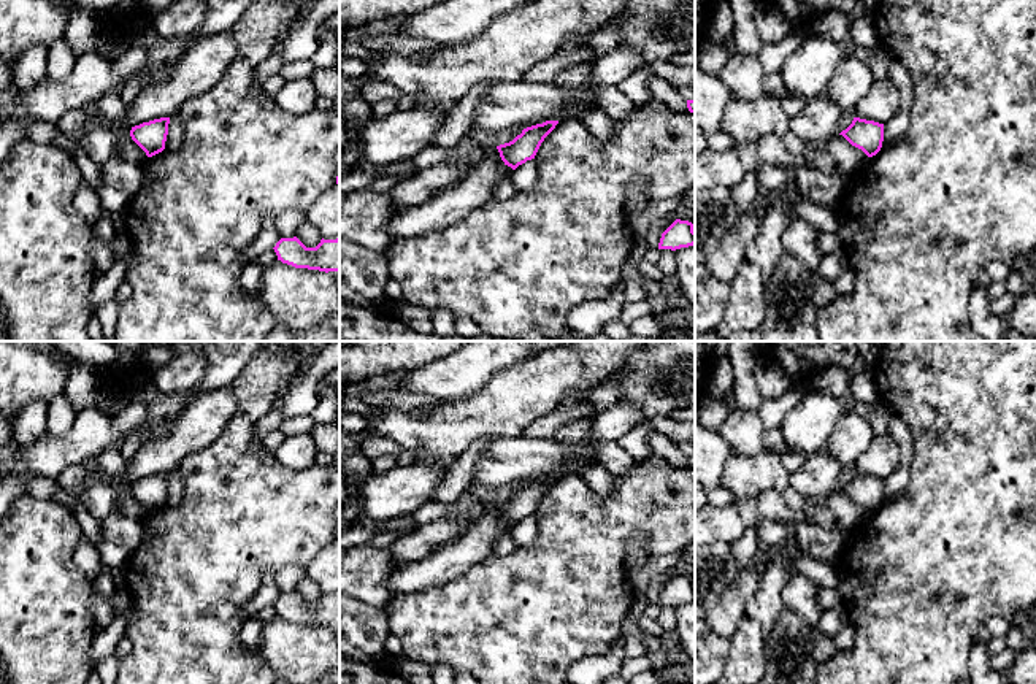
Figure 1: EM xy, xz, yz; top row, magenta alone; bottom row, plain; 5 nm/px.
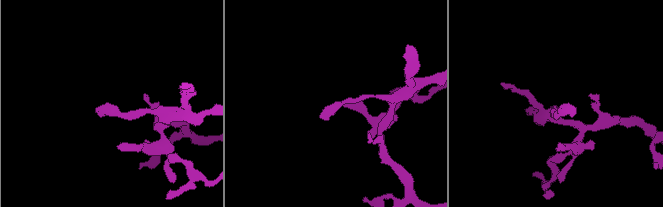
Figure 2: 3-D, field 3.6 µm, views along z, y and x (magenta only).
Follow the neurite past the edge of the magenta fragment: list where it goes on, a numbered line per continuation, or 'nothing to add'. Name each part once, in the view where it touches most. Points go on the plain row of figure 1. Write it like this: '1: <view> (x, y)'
nothing to add

